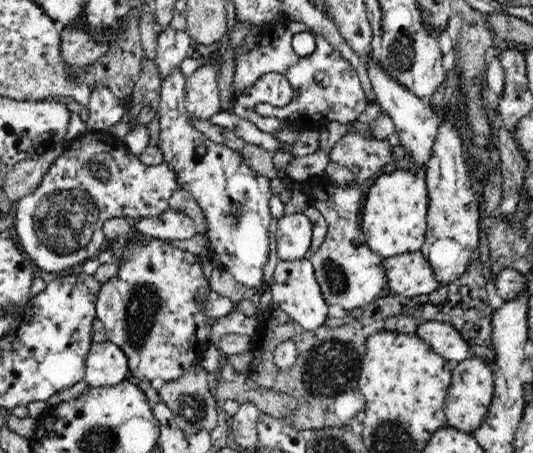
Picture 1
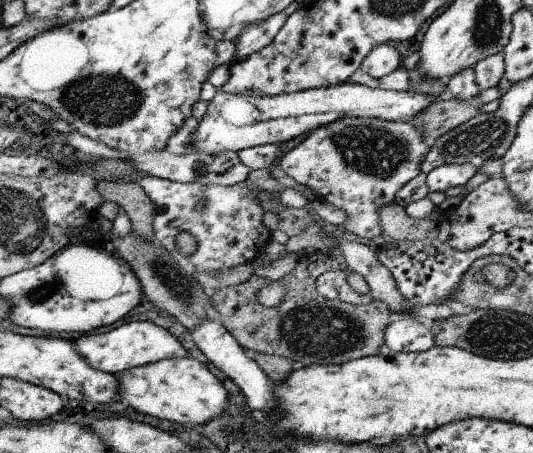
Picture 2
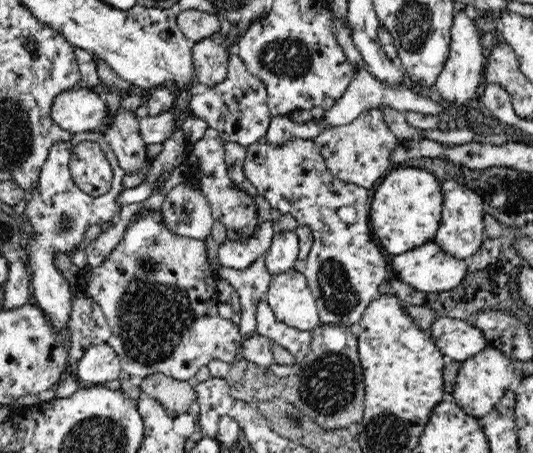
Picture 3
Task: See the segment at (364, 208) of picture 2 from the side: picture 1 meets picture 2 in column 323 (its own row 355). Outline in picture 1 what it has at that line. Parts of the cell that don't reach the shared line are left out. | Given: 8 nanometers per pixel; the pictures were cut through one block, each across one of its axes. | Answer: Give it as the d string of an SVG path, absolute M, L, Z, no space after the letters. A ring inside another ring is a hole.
M144 235L141 237L129 237L121 241L118 245L120 247L119 251L119 269L113 278L108 282L102 283L100 285L99 291L96 294L95 306L95 316L98 320L102 322L104 328L106 329L106 341L112 342L116 346L120 347L120 350L124 352L126 358L128 359L128 368L130 374L134 378L140 378L140 380L154 380L154 378L160 378L160 380L173 381L180 378L186 371L191 370L198 362L201 360L201 355L203 351L212 345L222 343L225 337L229 335L244 335L253 336L257 327L257 319L255 317L246 317L243 313L234 310L232 316L216 318L210 315L206 311L206 296L208 292L211 291L208 278L204 275L202 267L200 267L200 260L196 258L195 254L188 252L178 246L174 245L172 241L162 240L161 238L146 238Z

